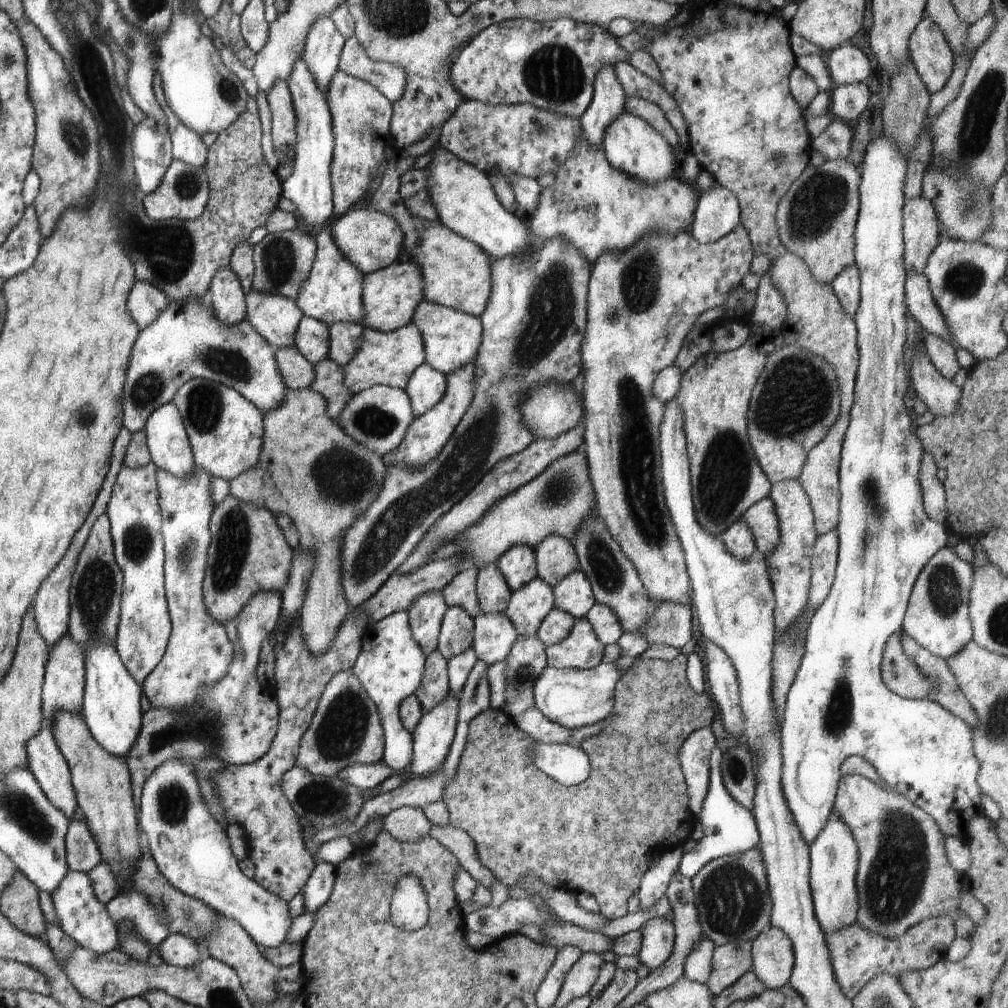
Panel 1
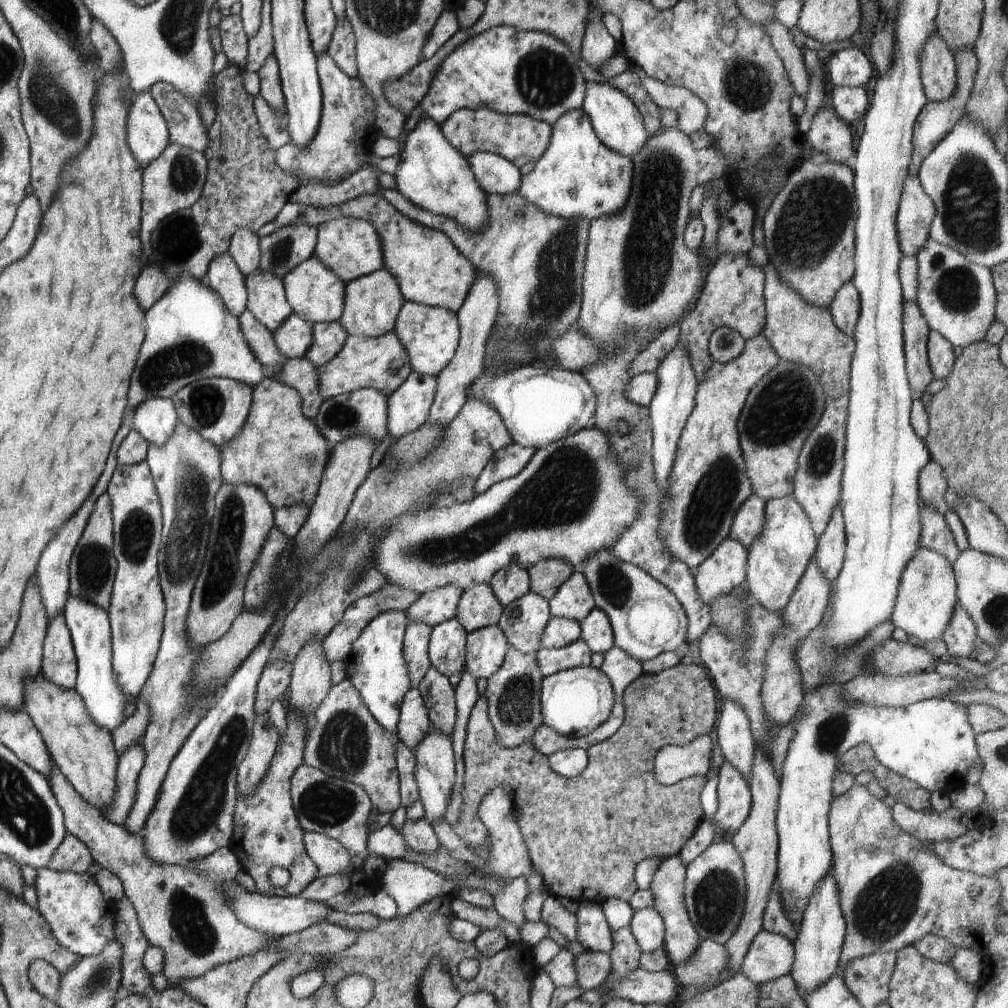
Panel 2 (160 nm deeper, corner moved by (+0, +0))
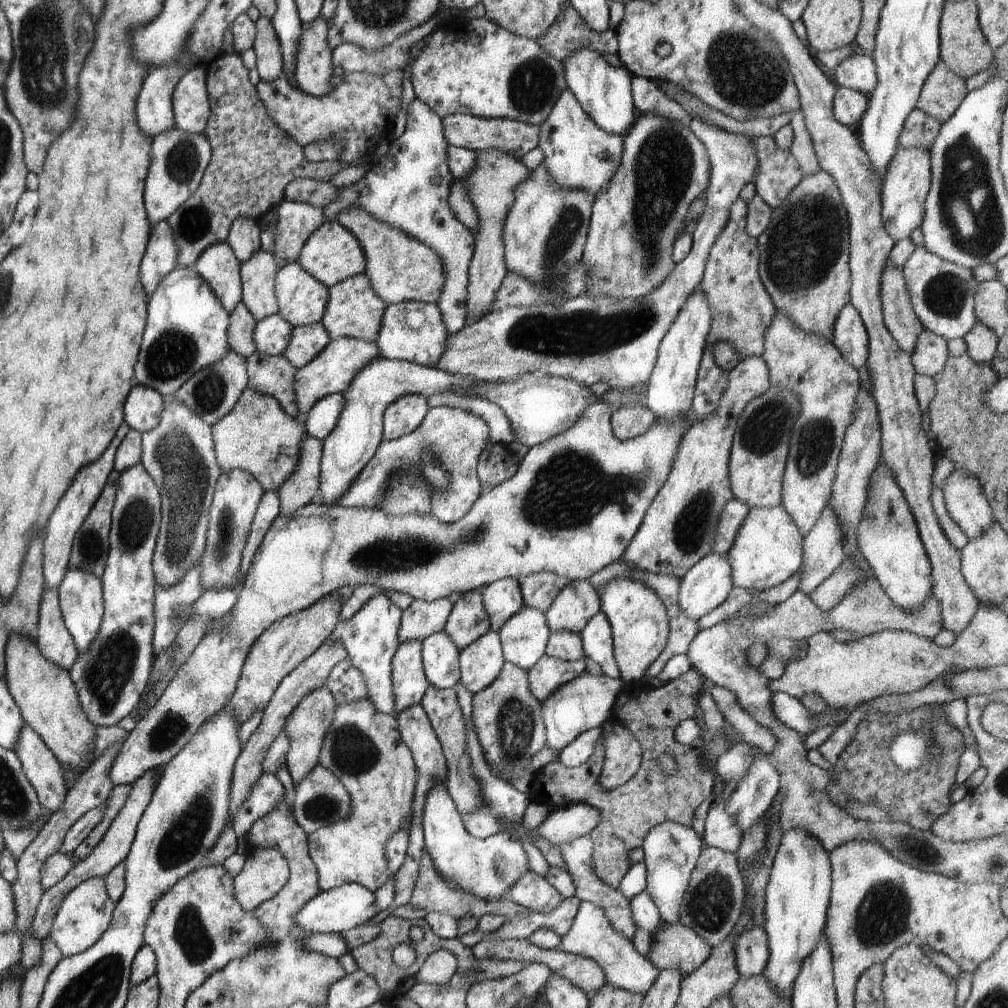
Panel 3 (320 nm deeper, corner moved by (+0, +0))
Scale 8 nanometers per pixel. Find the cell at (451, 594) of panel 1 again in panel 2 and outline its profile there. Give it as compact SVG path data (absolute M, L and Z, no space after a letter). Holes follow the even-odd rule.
M456 585L421 594L406 610L407 622L436 626L455 618L456 609L464 592Z

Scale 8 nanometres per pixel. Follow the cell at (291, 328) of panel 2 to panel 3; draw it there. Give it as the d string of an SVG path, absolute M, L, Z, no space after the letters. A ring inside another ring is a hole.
M280 315L260 319L253 330L253 341L258 353L280 356L288 346L293 326Z

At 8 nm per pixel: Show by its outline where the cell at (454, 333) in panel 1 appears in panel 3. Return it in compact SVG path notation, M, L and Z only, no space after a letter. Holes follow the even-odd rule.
M404 301L386 305L375 343L380 357L432 367L440 357L443 358L448 335L437 304Z

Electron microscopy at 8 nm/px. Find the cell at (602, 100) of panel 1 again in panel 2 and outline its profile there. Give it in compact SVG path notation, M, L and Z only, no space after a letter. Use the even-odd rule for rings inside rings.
M589 1L588 4L581 58L599 73L603 69L603 64L612 55L616 55L615 40L603 23L602 17L605 15L603 10L599 9L594 1Z

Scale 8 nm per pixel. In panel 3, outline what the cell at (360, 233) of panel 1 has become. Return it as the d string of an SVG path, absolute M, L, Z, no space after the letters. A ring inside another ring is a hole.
M324 222L309 236L295 262L329 289L347 278L362 274L365 256L358 241L349 230L338 222Z

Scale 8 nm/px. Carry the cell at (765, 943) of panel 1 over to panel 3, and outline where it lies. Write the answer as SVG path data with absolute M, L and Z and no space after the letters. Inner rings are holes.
M756 925L739 930L733 942L735 965L740 975L758 976L765 969L769 952L767 934Z

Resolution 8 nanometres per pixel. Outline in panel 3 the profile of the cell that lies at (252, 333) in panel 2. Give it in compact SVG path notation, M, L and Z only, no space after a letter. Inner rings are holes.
M242 301L229 312L227 328L229 348L241 354L245 359L257 352L253 341L253 330L256 322L257 320L250 314Z

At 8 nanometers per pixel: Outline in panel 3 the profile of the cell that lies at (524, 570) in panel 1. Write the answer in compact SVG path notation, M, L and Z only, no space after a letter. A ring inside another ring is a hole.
M506 577L482 588L481 601L490 622L490 631L498 633L507 620L518 614L525 606L517 579Z

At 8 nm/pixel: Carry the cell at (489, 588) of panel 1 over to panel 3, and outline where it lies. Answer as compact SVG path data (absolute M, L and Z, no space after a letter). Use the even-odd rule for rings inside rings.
M468 591L452 607L444 631L461 651L490 632L490 622L483 609L481 593Z

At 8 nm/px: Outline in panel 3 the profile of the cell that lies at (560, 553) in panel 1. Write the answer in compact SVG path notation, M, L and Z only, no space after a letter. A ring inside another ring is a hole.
M552 572L522 575L517 578L525 606L538 609L544 614L561 590L571 582L571 578L561 577Z

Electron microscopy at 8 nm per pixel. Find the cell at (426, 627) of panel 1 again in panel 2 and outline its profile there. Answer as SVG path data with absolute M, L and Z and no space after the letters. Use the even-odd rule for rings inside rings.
M407 623L403 638L403 657L412 689L417 688L431 667L428 656L431 630L432 627L426 623Z

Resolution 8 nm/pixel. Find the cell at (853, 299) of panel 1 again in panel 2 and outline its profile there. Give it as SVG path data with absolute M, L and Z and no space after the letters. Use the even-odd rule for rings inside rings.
M852 281L843 284L829 306L834 324L844 336L853 339L855 326L860 318L859 292Z

